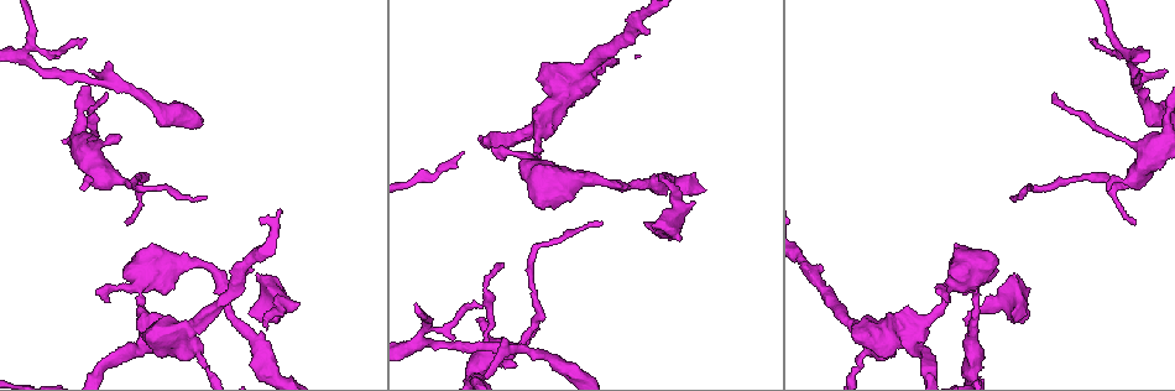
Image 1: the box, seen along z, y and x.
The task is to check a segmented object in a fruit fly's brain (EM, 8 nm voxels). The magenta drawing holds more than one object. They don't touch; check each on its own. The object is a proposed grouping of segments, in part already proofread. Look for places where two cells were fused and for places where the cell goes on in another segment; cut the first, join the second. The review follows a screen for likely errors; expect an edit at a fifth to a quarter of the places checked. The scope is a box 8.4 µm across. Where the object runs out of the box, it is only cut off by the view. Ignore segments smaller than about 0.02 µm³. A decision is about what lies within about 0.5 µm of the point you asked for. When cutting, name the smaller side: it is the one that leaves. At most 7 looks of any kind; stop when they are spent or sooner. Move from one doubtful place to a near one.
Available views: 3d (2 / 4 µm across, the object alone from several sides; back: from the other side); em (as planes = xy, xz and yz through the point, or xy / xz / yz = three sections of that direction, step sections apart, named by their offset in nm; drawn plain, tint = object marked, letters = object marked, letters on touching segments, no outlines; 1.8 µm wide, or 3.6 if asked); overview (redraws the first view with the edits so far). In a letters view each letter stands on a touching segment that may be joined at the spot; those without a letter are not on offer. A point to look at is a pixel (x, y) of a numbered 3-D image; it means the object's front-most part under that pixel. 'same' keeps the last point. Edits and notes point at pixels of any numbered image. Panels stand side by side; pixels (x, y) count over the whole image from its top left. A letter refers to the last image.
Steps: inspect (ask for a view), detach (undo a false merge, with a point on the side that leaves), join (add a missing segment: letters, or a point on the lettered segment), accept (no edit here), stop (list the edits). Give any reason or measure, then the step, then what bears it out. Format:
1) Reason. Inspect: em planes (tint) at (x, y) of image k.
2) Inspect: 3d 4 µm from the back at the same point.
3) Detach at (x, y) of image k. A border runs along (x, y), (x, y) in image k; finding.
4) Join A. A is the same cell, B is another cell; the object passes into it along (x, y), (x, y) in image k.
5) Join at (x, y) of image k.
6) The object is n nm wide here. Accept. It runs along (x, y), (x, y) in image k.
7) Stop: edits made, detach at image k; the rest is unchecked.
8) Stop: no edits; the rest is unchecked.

Thick turns thin. Inspect: 3d 4 µm from the back at (127, 182) of image 1.

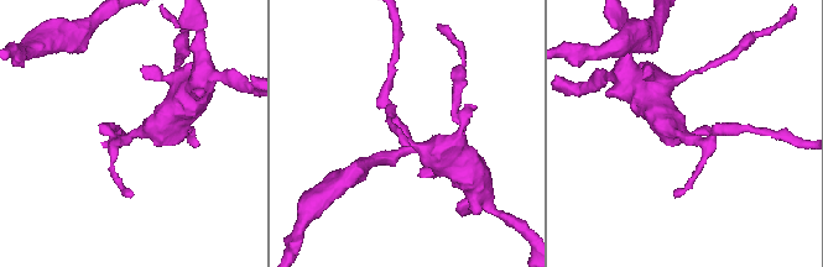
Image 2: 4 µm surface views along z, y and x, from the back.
Inspect: em yz step 4 (letters) at (694, 135) of image 2.

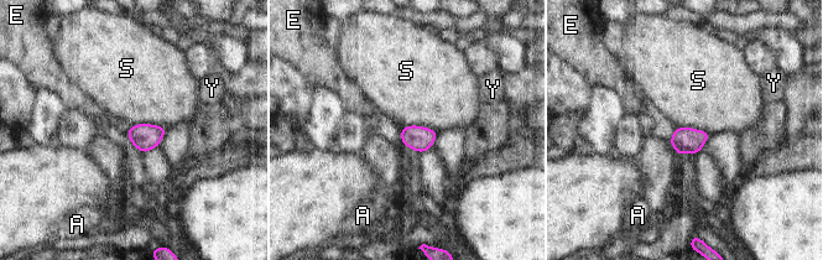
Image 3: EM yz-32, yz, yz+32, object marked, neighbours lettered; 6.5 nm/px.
Cut it another way. Inspect: em planes (letters) at the same point.

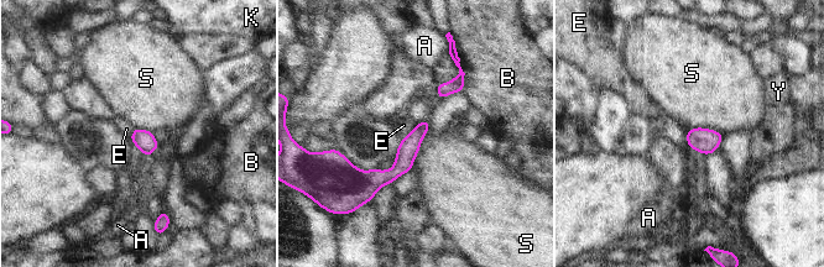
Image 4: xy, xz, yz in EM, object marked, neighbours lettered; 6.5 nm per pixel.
Accept. A, B, E, K, S and Y are other cells; one cell here.

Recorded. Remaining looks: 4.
A fork. Inspect: 3d 2 µm at (915, 331) of image 1.

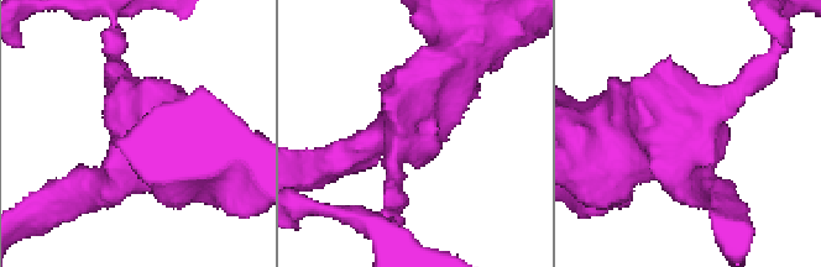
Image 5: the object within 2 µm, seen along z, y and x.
Need the tissue. Inspect: em planes (letters) at (687, 140) of image 5.

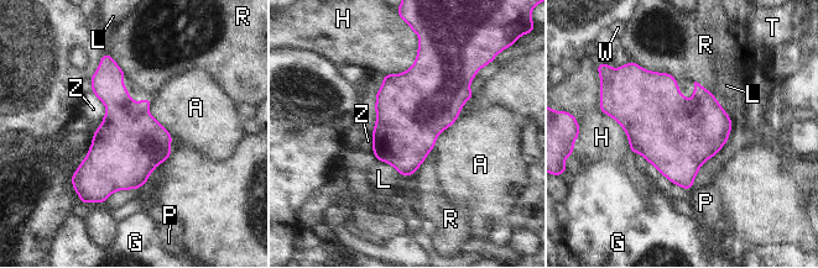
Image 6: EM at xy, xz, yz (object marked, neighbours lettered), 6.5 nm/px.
Accept. A, G, H, L, P, R, T, W and Z are other cells; a border runs along (459, 115), (437, 136) in image 6; one cell here.

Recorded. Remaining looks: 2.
Narrows sharply. Inspect: em planes (letters) at (970, 336) of image 1.

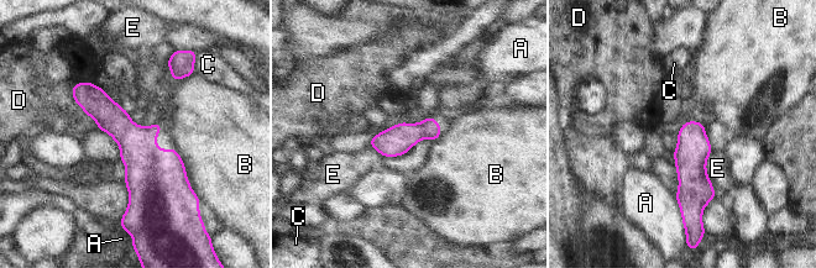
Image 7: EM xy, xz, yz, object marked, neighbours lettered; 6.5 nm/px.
Accept. A, B, C, D and E are other cells; a border runs along (174, 148), (193, 192) in image 7; all the same cell.

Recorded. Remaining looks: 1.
Stop: no edits; the rest is unchecked.

